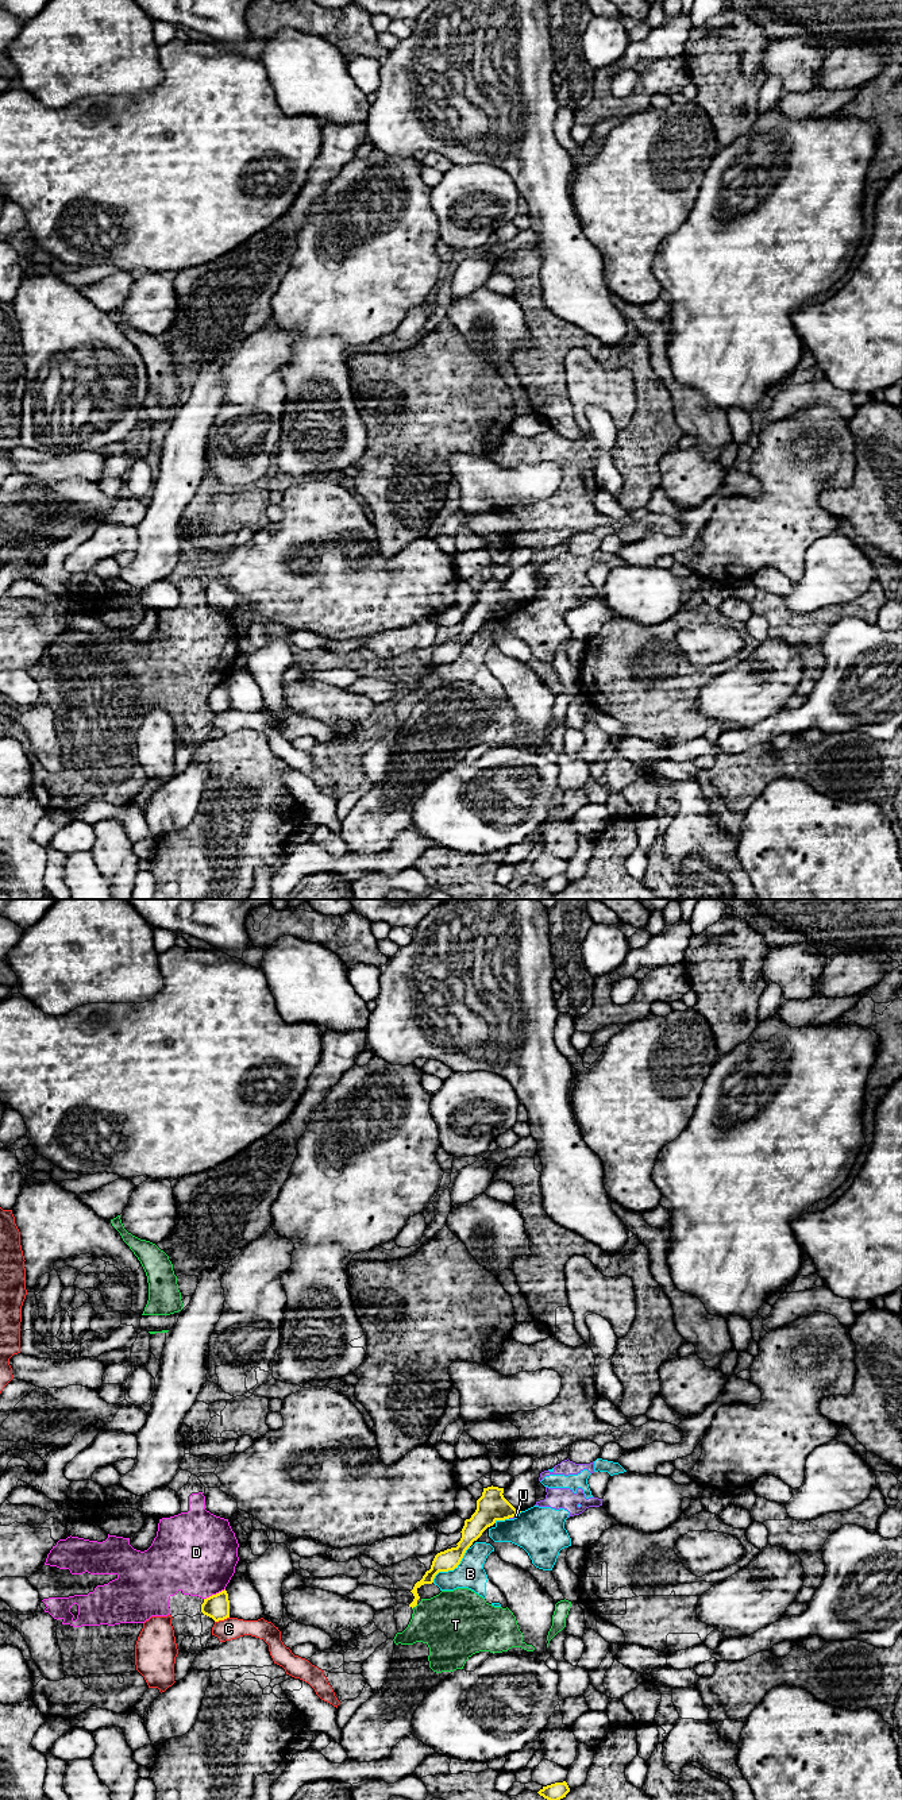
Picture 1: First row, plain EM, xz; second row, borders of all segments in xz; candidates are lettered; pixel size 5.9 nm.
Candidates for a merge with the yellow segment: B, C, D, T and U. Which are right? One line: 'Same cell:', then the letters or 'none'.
Same cell: none

